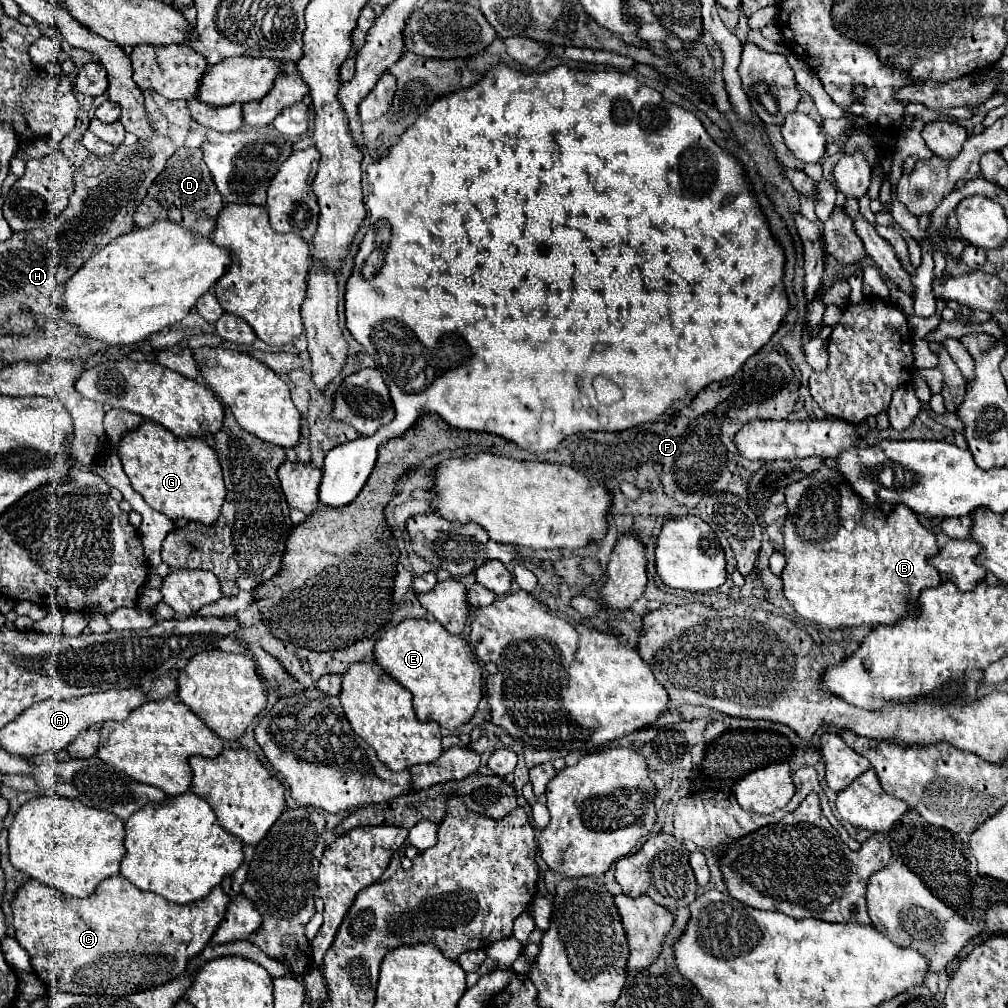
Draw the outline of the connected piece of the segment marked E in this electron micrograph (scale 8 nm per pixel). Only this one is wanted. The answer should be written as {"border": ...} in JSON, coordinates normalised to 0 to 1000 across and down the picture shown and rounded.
{"border":[[[404,613],[384,625],[370,645],[370,655],[412,692],[412,710],[418,716],[434,716],[451,724],[473,706],[477,688],[477,661],[457,631],[445,629],[436,617]]]}

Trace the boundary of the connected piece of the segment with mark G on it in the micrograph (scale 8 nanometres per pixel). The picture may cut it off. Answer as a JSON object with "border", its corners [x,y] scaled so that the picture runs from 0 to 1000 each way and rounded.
{"border":[[[144,417],[118,437],[116,446],[130,482],[152,506],[162,508],[170,516],[186,514],[201,520],[213,518],[223,496],[223,480],[215,450],[201,435],[184,437],[164,423]]]}

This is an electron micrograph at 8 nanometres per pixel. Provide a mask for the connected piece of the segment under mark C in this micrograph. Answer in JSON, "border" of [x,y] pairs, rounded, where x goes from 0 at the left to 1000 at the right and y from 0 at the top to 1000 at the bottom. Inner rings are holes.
{"border":[[[118,867],[102,873],[94,887],[86,891],[64,889],[51,879],[43,879],[43,875],[27,873],[15,887],[11,901],[17,935],[27,942],[35,966],[47,978],[70,986],[128,986],[178,970],[184,964],[186,954],[209,933],[211,925],[223,911],[227,895],[229,891],[221,885],[221,881],[213,879],[203,893],[172,897],[158,887],[136,883]]]}

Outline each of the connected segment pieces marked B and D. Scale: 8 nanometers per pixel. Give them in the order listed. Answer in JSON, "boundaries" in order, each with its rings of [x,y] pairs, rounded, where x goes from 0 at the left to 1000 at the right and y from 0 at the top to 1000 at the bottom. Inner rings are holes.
{"boundaries":[[[[818,456],[807,470],[781,482],[777,488],[781,500],[781,514],[777,518],[777,552],[781,556],[775,569],[777,589],[799,615],[820,623],[888,619],[900,609],[900,599],[908,597],[916,583],[934,577],[932,567],[920,558],[922,552],[932,548],[928,530],[918,526],[908,508],[896,500],[886,502],[884,510],[876,510],[872,502],[862,502],[846,488],[838,472],[830,466],[828,456]]],[[[180,147],[176,153],[172,153],[166,159],[164,169],[154,177],[152,185],[148,187],[146,194],[134,208],[134,224],[144,226],[156,218],[170,218],[176,220],[188,228],[193,228],[193,232],[205,230],[205,234],[213,226],[213,216],[217,208],[221,206],[221,198],[217,188],[213,188],[213,181],[209,177],[209,171],[205,169],[205,163],[201,163],[201,149],[199,147]]]]}

